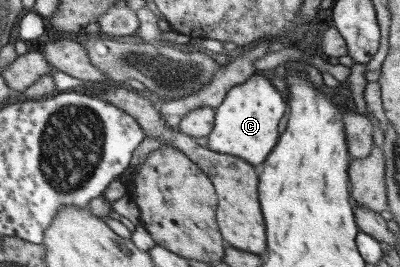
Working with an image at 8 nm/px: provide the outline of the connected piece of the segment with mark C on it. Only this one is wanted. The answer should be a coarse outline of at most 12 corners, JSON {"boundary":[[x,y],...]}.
{"boundary":[[257,74],[214,109],[207,147],[260,168],[285,96]]}

